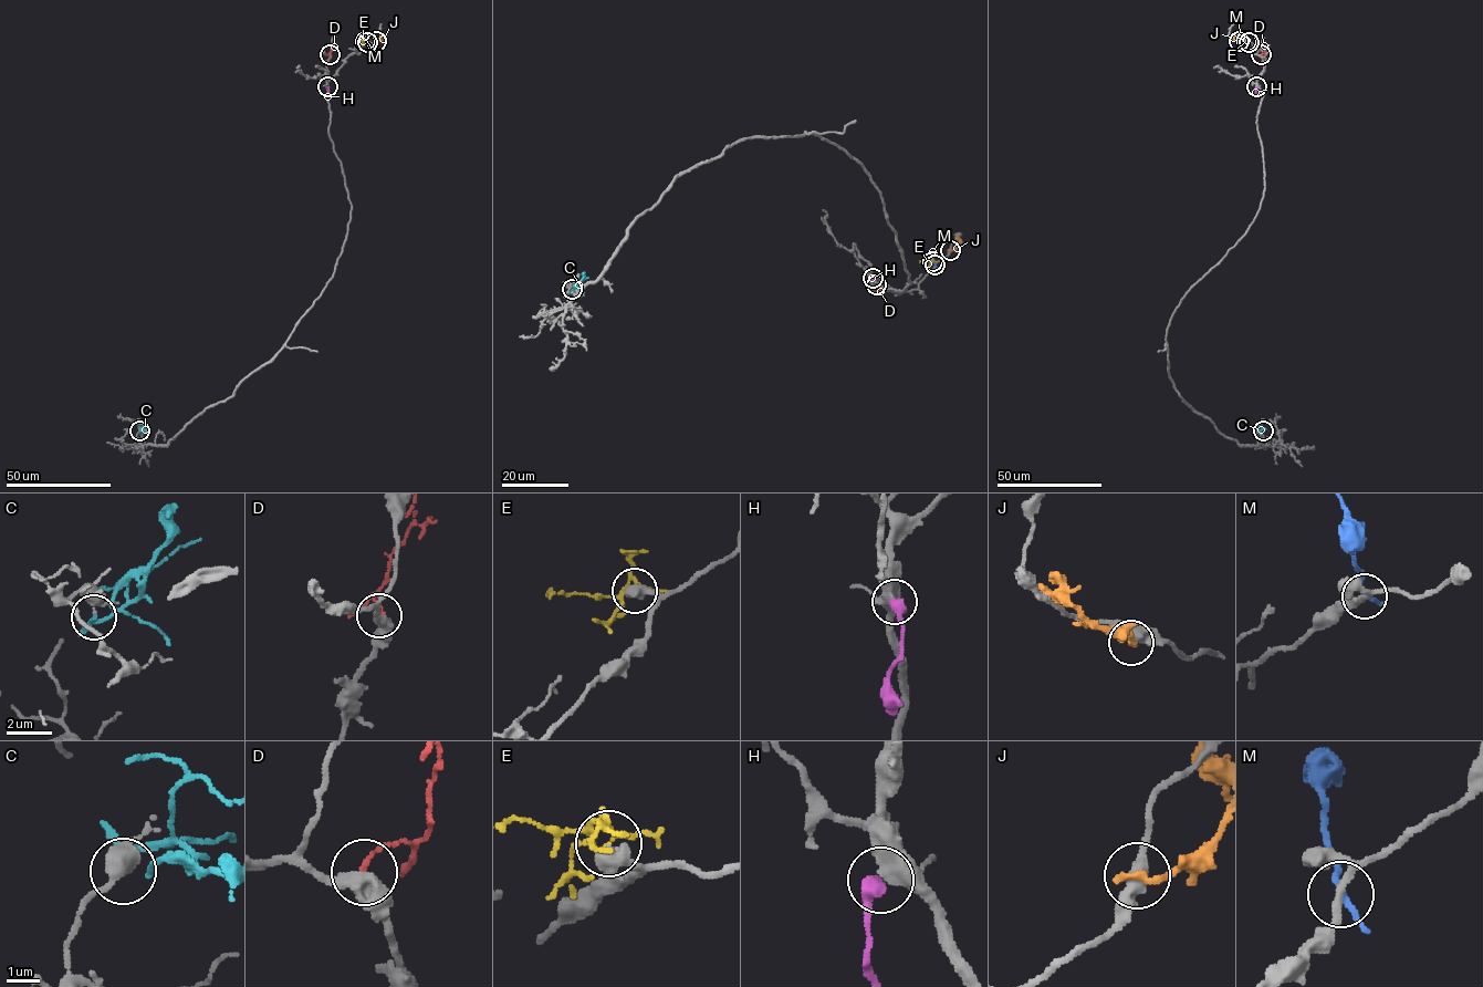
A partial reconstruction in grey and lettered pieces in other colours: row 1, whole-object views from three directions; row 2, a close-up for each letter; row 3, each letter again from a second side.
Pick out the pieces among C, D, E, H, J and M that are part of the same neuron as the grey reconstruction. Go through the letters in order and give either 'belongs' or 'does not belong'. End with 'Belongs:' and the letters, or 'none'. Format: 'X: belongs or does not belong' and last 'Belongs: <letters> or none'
C: does not belong
D: does not belong
E: does not belong
H: does not belong
J: does not belong
M: does not belong
Belongs: none

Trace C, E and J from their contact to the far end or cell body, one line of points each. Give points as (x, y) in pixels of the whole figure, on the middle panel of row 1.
C: (572, 289), (587, 277)
E: (932, 261), (919, 262)
J: (950, 249), (960, 242), (957, 236)

